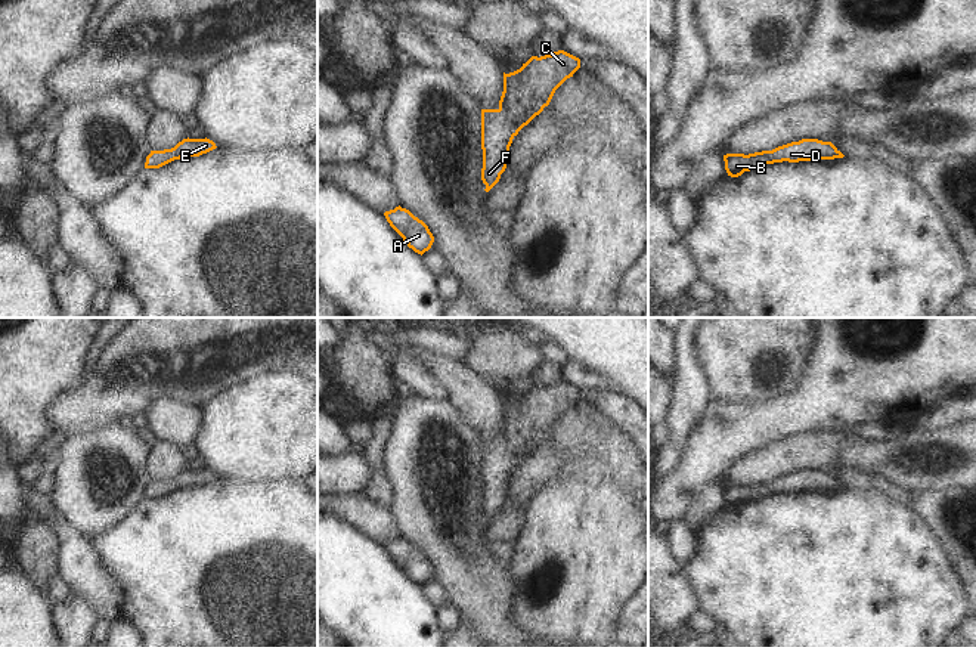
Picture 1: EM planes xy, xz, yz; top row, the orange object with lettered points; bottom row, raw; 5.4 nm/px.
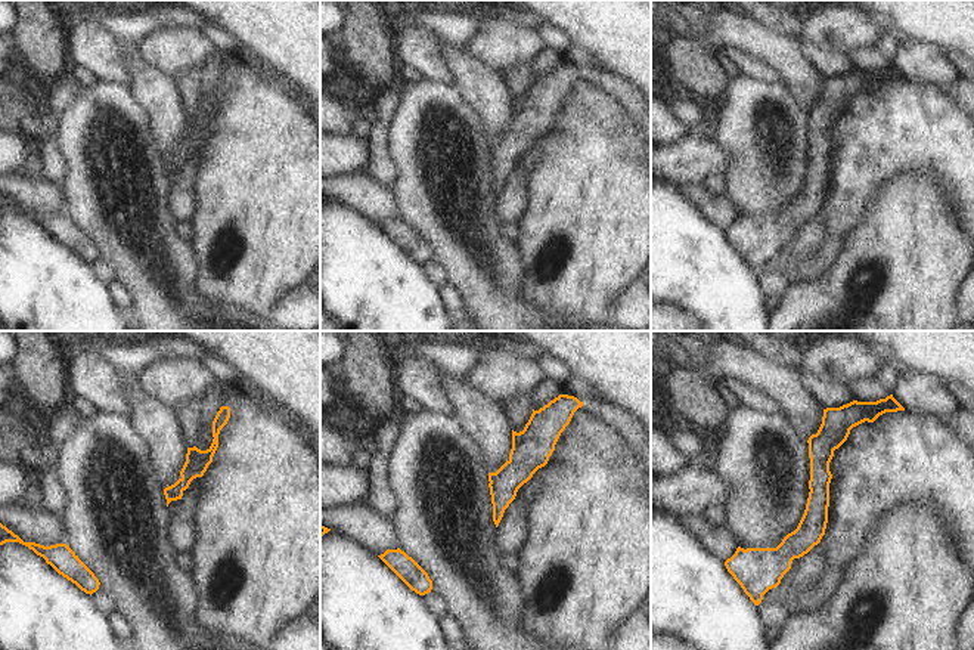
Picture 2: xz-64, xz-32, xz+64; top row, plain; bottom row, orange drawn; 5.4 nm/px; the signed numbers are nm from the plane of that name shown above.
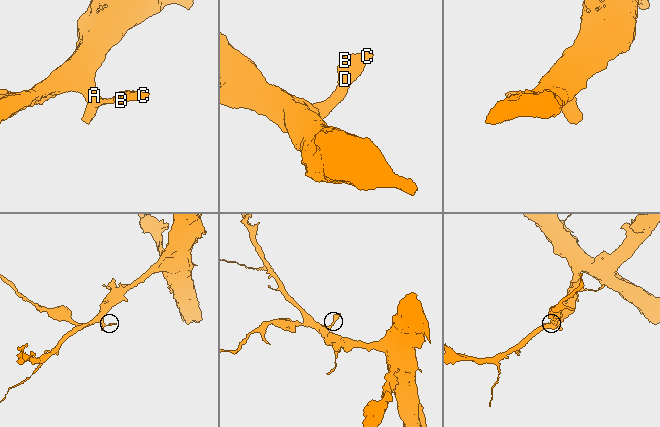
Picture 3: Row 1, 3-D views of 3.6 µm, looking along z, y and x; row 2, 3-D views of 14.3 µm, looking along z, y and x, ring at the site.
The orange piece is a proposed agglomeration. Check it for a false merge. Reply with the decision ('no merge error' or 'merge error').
no merge error

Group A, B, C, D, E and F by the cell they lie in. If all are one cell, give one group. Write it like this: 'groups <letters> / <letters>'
groups A B C D E F

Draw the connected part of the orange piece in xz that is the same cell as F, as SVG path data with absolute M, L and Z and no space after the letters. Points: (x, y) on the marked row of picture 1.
M558 50L532 56L520 69L504 72L499 108L481 109L481 180L486 192L505 171L512 139L549 105L555 90L579 68L579 58Z

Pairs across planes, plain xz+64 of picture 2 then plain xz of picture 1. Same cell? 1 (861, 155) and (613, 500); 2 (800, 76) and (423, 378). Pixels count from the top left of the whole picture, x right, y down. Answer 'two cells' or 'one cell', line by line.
1: two cells
2: two cells

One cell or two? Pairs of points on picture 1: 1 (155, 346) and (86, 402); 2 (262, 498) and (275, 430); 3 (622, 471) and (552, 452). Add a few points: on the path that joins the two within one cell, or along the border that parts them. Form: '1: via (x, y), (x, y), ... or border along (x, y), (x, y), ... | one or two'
1: via (138, 364), (111, 390), (104, 393) | one
2: border along (231, 477), (236, 480), (299, 480) | two
3: via (609, 454), (594, 439), (570, 439) | one

